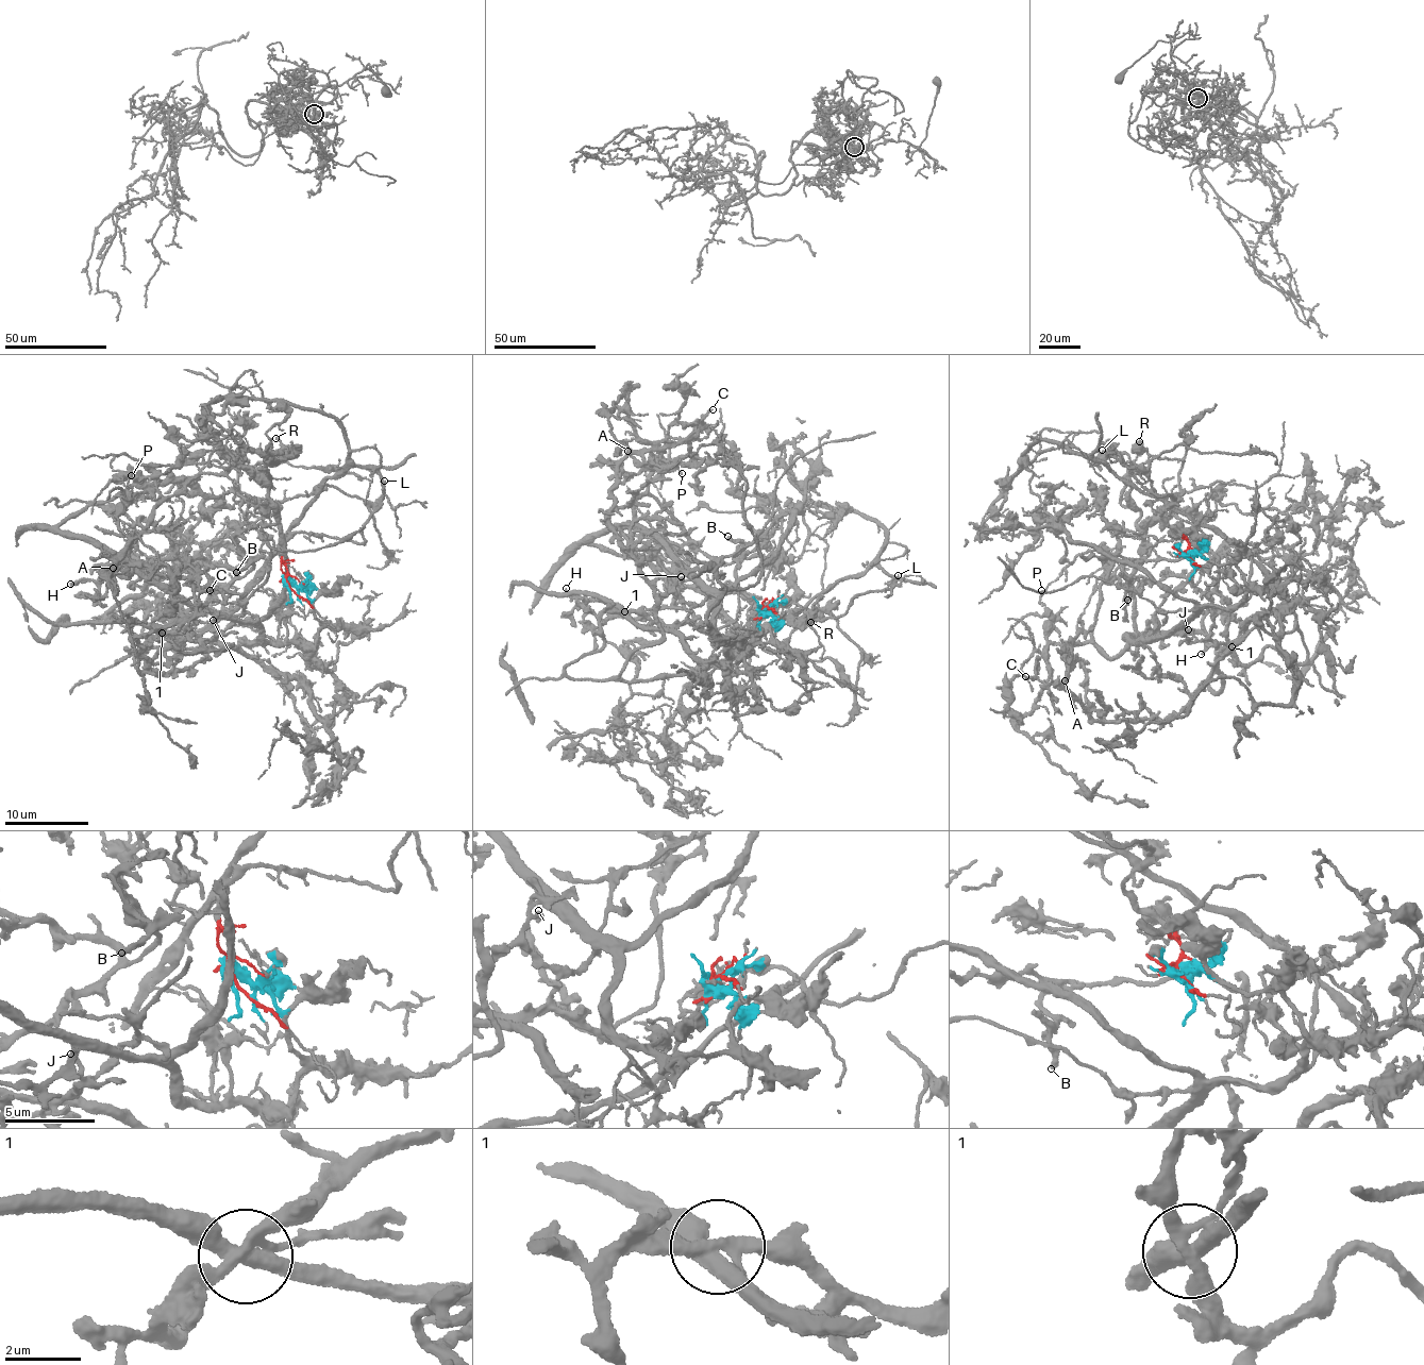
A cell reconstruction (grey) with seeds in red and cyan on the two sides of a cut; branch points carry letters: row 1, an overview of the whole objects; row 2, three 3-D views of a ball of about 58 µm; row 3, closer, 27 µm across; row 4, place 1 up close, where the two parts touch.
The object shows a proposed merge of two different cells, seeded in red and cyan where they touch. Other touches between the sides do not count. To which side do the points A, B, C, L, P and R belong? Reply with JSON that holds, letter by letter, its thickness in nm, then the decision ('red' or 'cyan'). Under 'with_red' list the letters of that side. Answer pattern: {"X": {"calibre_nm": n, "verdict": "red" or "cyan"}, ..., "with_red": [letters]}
{"A": {"calibre_nm": 160, "verdict": "red"}, "B": {"calibre_nm": 300, "verdict": "red"}, "C": {"calibre_nm": 200, "verdict": "red"}, "L": {"calibre_nm": 140, "verdict": "red"}, "P": {"calibre_nm": 150, "verdict": "cyan"}, "R": {"calibre_nm": 140, "verdict": "cyan"}, "with_red": ["A", "B", "C", "L"]}

